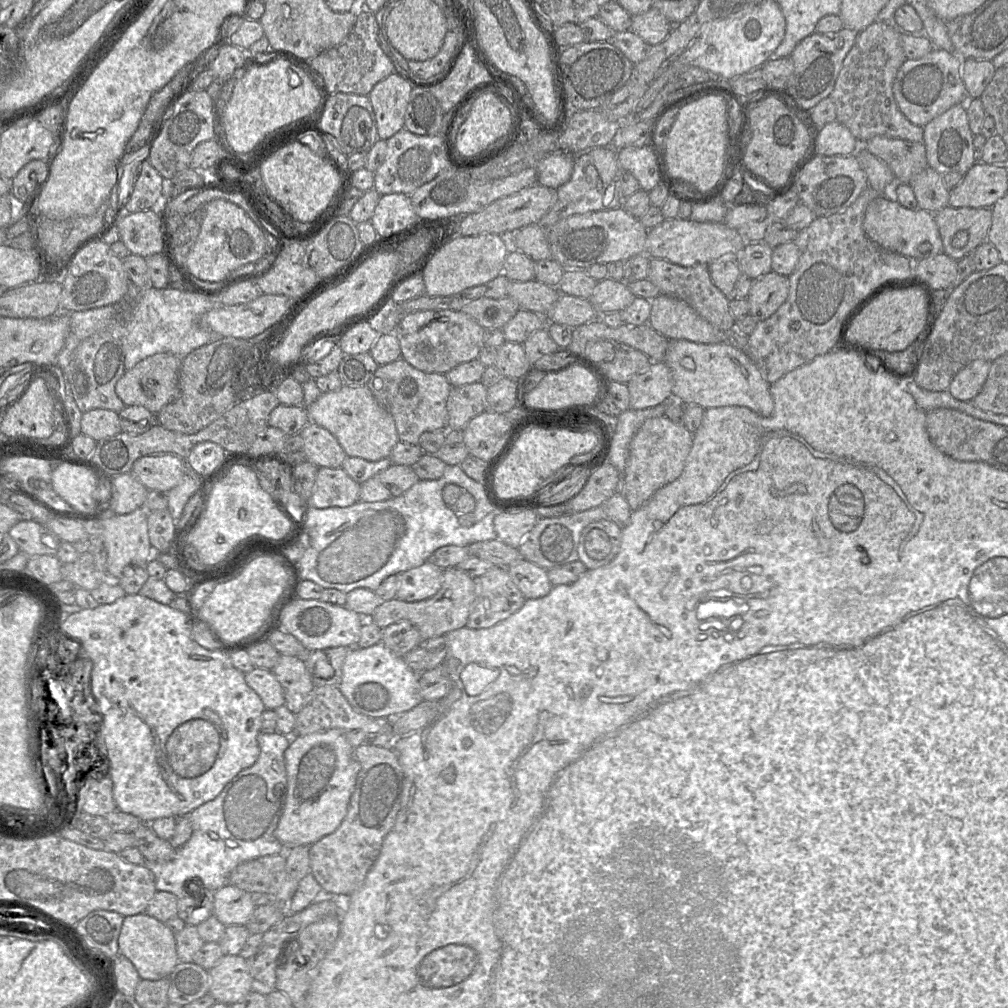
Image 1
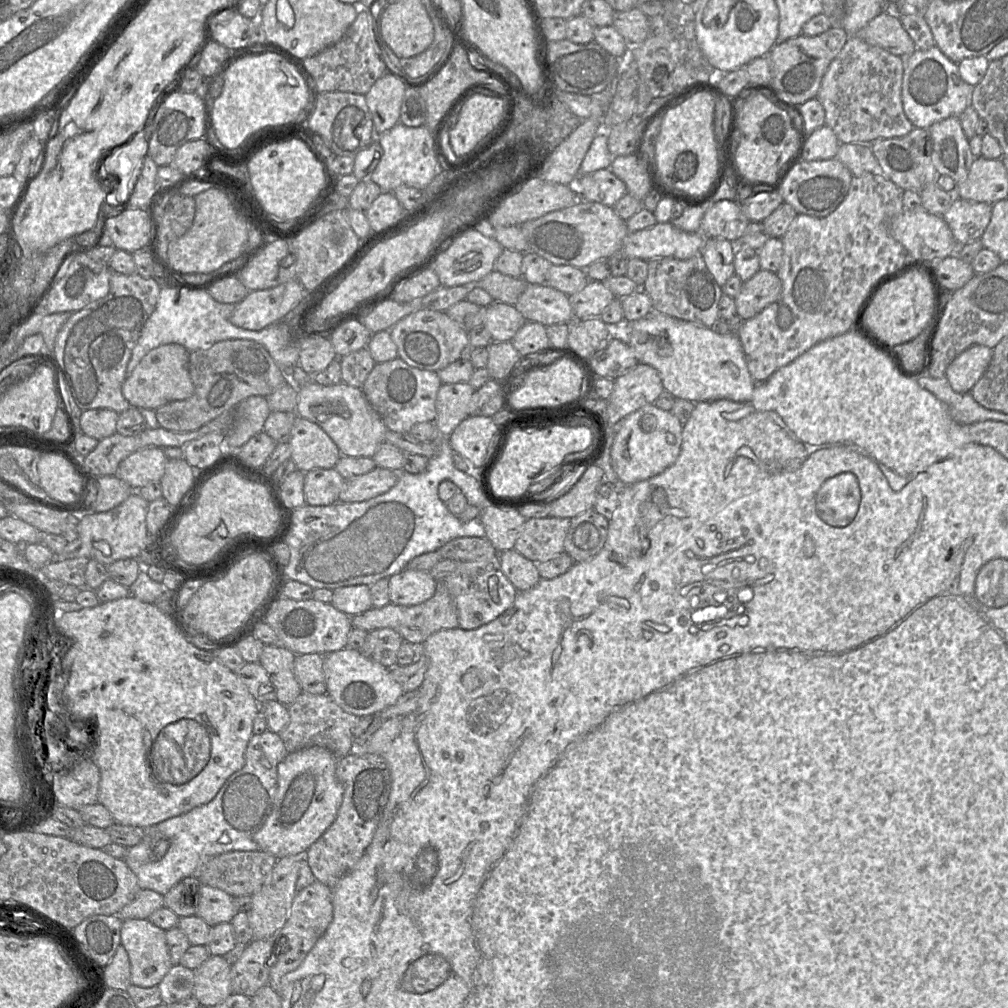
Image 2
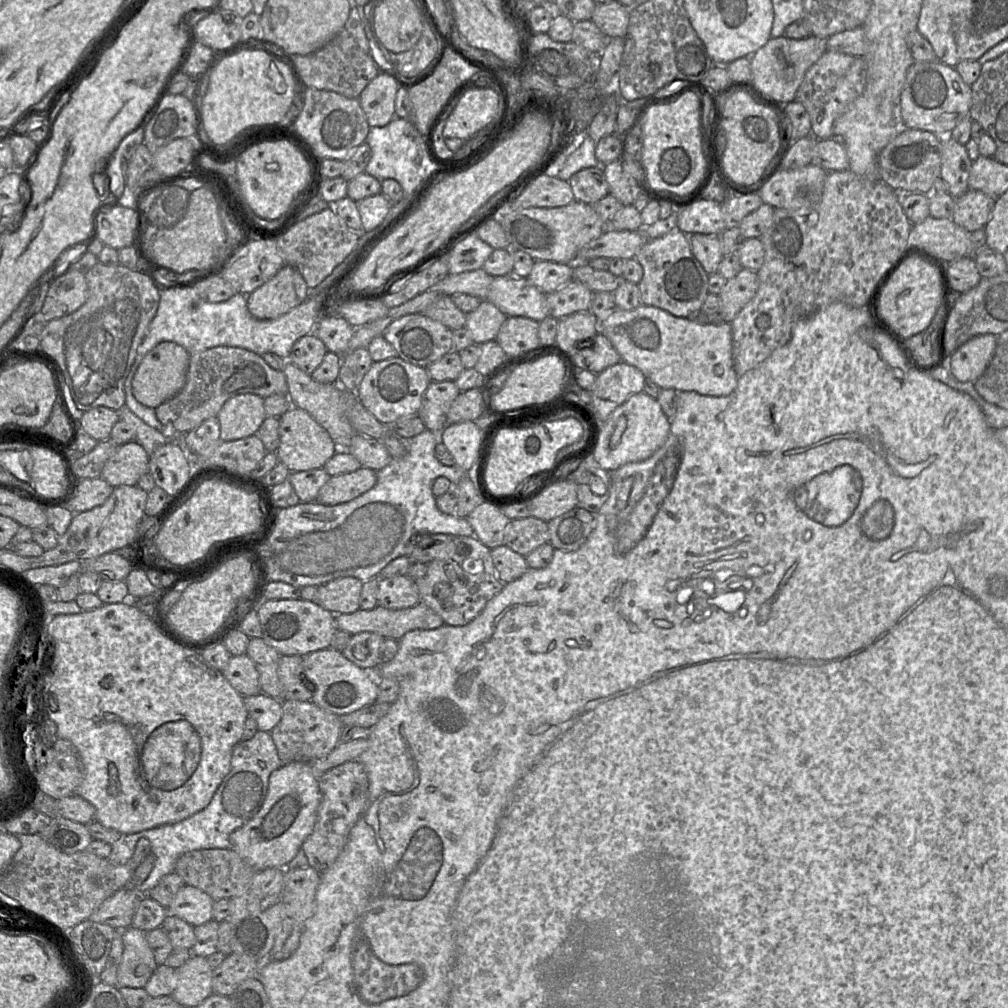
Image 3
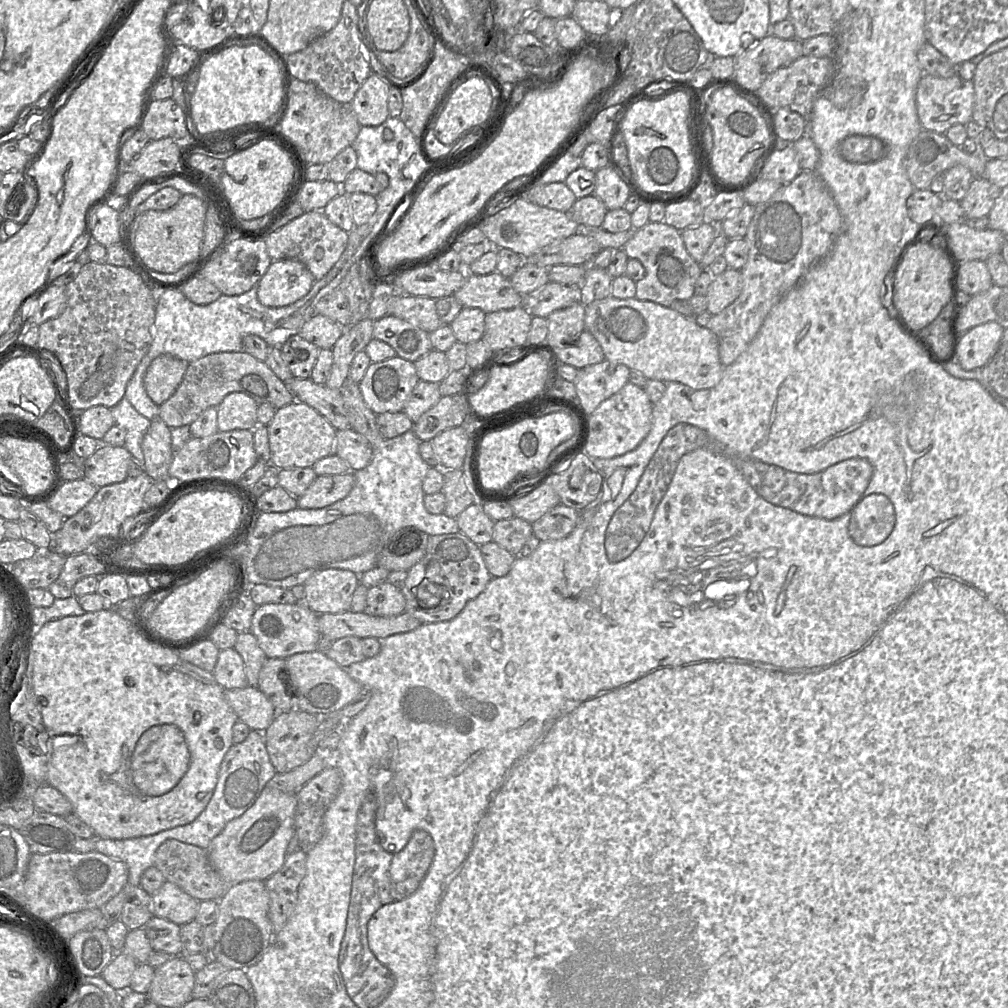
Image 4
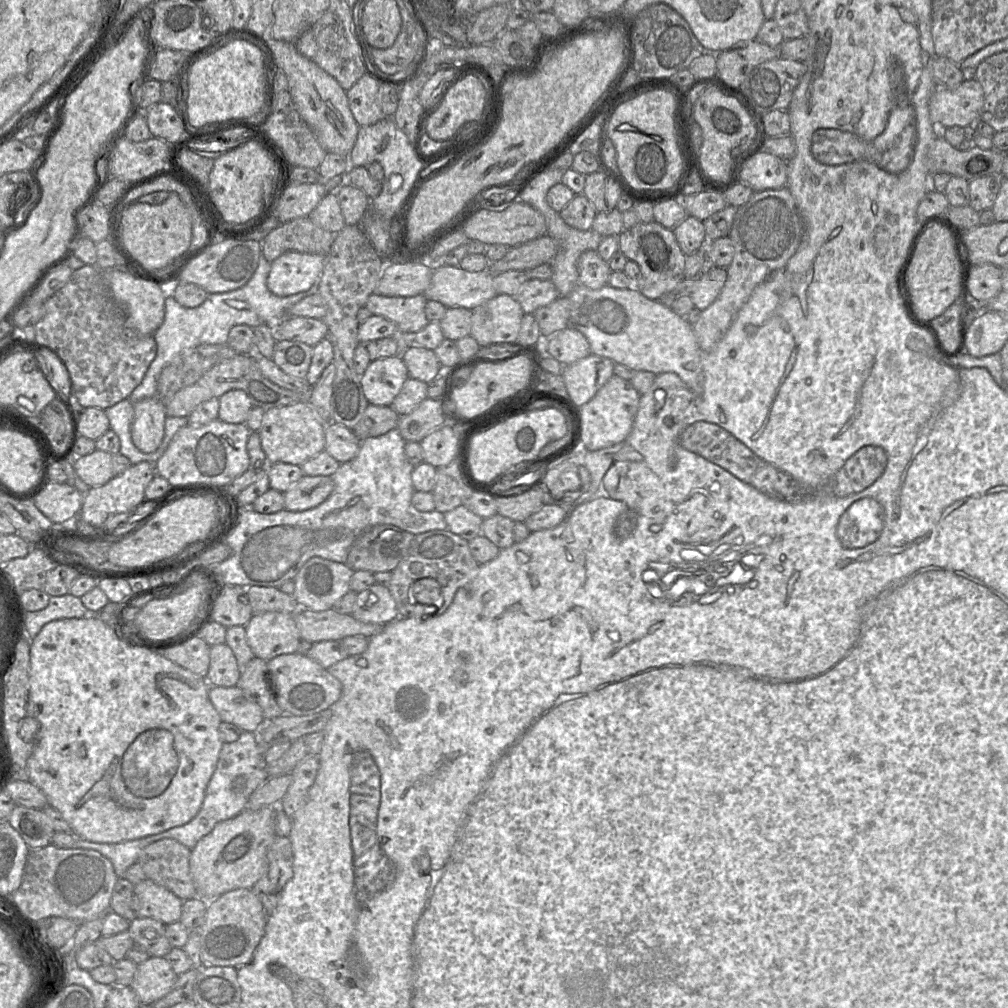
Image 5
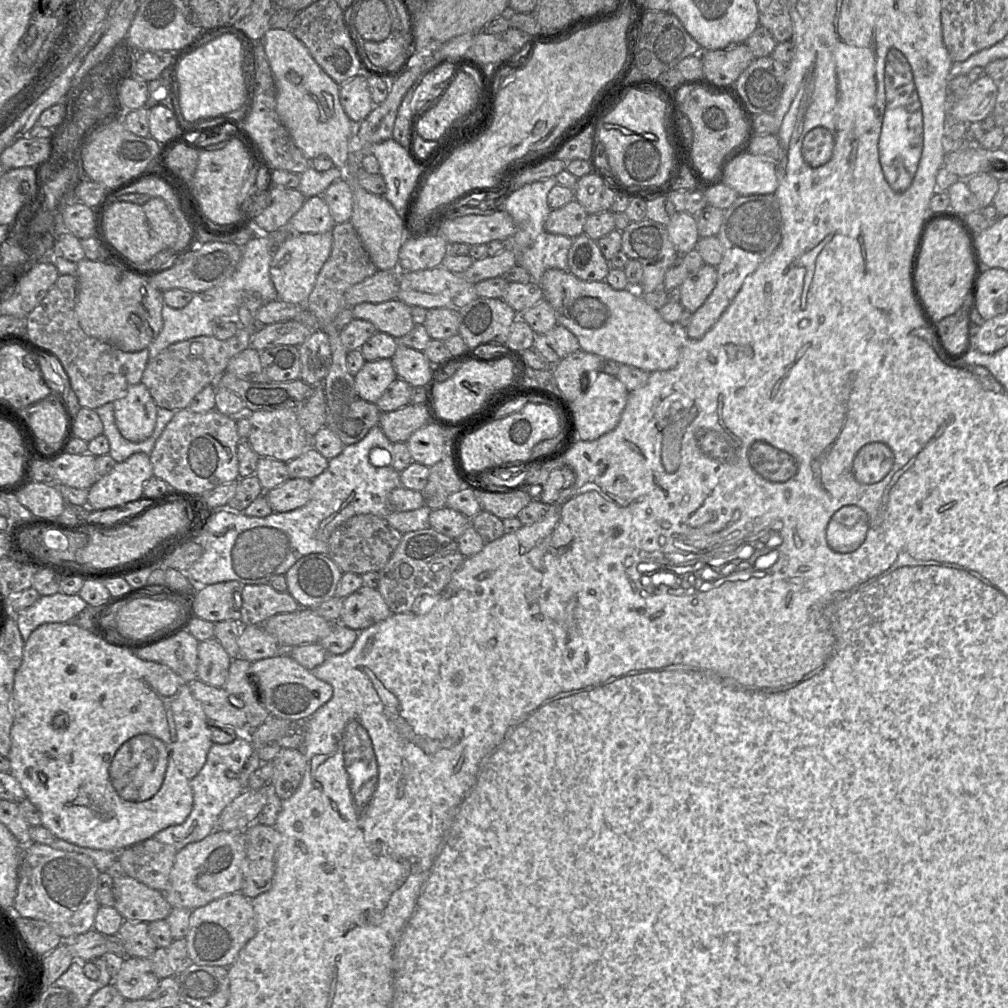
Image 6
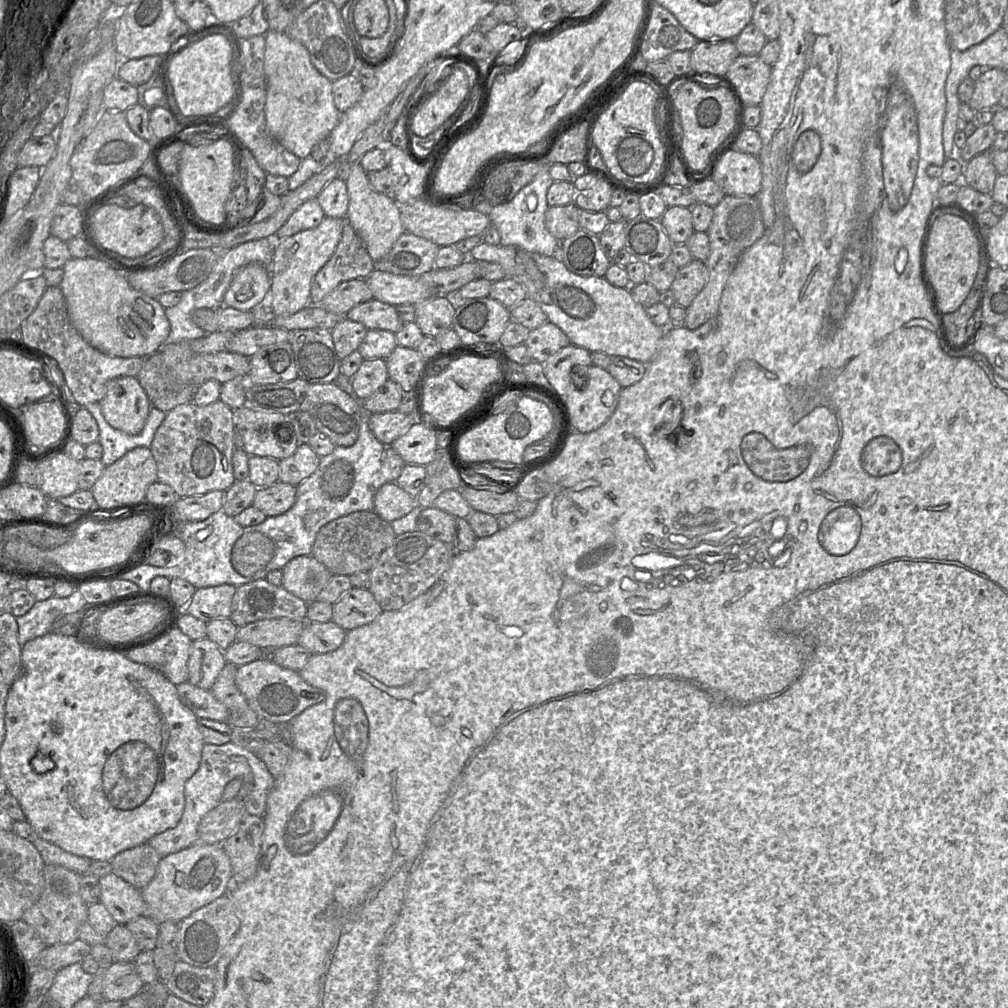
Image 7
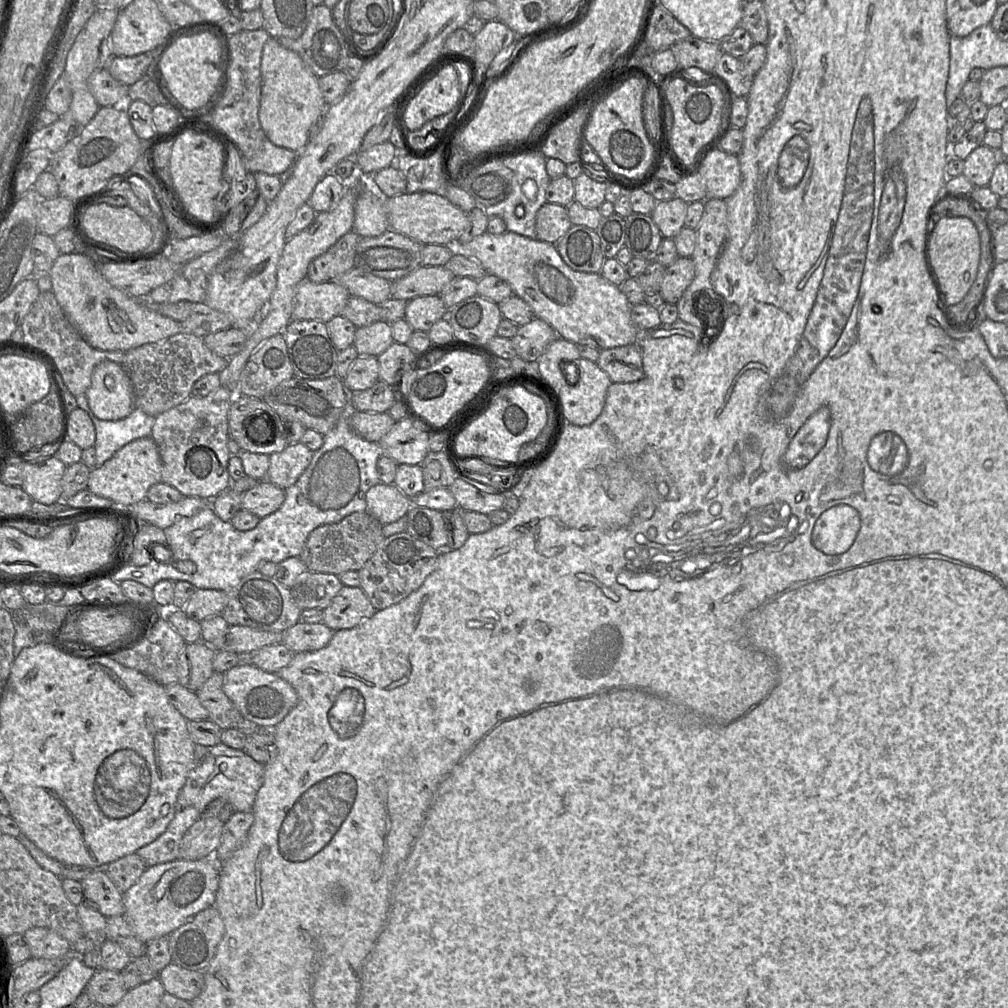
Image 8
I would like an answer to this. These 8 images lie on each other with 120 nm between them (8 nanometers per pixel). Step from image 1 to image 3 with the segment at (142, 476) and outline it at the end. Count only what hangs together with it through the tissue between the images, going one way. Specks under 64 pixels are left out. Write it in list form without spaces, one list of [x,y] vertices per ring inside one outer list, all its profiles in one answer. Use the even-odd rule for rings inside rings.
[[[135,440],[119,446],[104,464],[100,478],[112,487],[135,486],[139,478],[149,473],[149,456]]]

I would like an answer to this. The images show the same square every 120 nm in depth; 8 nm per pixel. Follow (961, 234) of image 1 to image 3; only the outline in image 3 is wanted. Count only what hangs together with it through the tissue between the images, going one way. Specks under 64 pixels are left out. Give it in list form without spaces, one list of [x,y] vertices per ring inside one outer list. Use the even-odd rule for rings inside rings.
[[[968,189],[955,198],[952,221],[969,232],[983,228],[991,216],[996,199],[982,191]]]

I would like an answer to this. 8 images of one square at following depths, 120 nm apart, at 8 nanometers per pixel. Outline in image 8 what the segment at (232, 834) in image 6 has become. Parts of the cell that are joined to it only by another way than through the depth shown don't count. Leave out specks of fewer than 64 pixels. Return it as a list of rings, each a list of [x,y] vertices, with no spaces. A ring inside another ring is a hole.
[[[215,858],[183,860],[156,864],[143,872],[138,881],[123,892],[124,916],[134,935],[148,944],[152,940],[169,936],[174,930],[191,920],[198,912],[214,906],[219,886],[219,865]]]

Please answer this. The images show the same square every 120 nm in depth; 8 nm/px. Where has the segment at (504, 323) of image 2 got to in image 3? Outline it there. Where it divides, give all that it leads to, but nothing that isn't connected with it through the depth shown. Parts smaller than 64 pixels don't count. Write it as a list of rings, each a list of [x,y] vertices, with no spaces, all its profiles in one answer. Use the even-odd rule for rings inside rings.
[[[482,300],[476,310],[467,314],[465,328],[471,333],[471,337],[475,344],[483,344],[496,339],[500,327],[506,319],[507,316],[493,303],[488,300]]]

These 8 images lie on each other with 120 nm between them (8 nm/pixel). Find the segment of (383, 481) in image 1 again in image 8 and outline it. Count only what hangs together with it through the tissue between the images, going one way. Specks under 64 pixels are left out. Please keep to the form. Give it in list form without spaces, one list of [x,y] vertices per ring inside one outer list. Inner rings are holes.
[[[265,479],[242,493],[242,509],[261,519],[275,512],[284,500],[285,490]]]

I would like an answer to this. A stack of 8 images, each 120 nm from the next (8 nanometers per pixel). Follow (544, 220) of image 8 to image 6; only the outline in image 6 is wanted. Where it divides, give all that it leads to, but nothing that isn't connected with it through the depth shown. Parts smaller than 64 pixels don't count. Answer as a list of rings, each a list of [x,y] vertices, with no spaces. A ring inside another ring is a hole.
[[[574,198],[563,207],[550,211],[544,229],[551,234],[575,238],[584,233],[587,216],[584,207]]]

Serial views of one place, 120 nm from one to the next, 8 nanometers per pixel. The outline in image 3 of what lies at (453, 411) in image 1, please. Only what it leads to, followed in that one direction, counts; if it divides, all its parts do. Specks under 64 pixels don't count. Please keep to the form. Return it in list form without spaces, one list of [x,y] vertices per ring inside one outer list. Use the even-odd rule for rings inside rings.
[[[431,381],[417,412],[427,430],[441,432],[447,425],[447,412],[460,394],[454,381]]]

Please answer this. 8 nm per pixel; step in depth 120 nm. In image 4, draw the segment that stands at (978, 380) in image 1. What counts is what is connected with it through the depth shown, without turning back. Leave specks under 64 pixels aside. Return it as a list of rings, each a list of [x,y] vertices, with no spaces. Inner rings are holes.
[[[995,322],[975,326],[960,336],[956,361],[964,370],[985,366],[995,354],[1004,328]]]

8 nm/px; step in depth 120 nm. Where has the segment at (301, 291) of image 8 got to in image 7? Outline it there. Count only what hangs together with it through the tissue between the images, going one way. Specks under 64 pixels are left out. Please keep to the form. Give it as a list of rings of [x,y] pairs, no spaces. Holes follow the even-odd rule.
[[[354,279],[342,282],[332,292],[327,294],[319,304],[312,305],[319,305],[323,309],[338,315],[346,315],[347,312],[349,312],[356,305],[367,302],[372,299],[374,299],[373,294],[366,280]]]

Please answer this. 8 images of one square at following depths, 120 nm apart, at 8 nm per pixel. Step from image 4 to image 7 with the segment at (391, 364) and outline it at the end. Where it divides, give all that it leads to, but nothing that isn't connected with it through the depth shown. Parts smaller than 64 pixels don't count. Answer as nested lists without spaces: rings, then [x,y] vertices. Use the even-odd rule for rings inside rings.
[[[385,359],[364,360],[358,371],[351,377],[351,385],[358,399],[366,400],[389,379]]]

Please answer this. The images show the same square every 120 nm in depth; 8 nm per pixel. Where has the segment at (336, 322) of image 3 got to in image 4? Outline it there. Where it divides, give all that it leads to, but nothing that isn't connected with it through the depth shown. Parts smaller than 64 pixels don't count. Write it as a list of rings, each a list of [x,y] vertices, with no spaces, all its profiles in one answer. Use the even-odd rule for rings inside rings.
[[[315,314],[304,324],[298,335],[320,349],[332,349],[343,332],[344,328],[340,324],[326,316]]]

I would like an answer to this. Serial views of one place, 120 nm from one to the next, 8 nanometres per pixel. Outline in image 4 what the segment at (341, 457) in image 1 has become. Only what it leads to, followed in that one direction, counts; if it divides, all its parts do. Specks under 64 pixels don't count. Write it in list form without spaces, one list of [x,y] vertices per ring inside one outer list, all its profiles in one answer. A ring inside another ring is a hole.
[[[294,400],[278,408],[266,427],[271,452],[270,465],[279,470],[312,467],[318,460],[335,454],[337,430],[317,410],[301,401]]]

